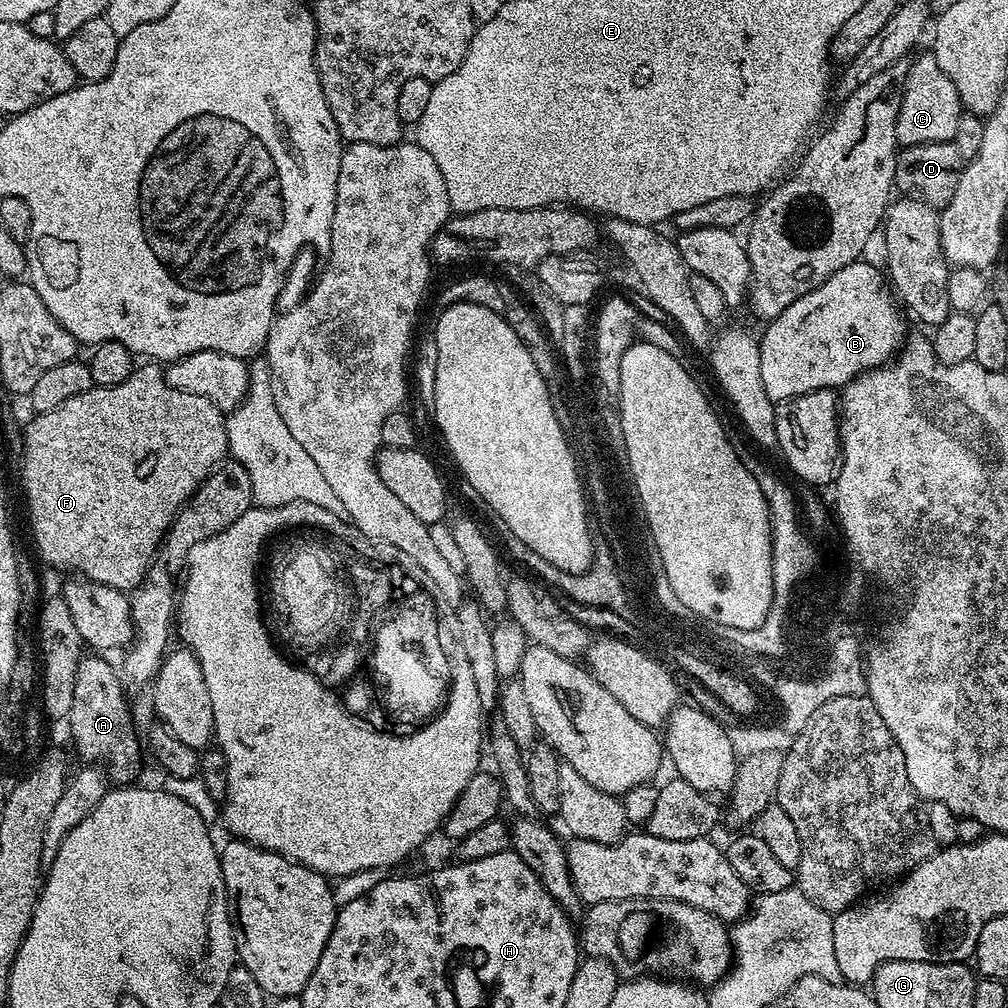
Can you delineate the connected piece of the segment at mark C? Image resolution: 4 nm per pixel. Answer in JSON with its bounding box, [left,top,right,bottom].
[896,55,962,148]

